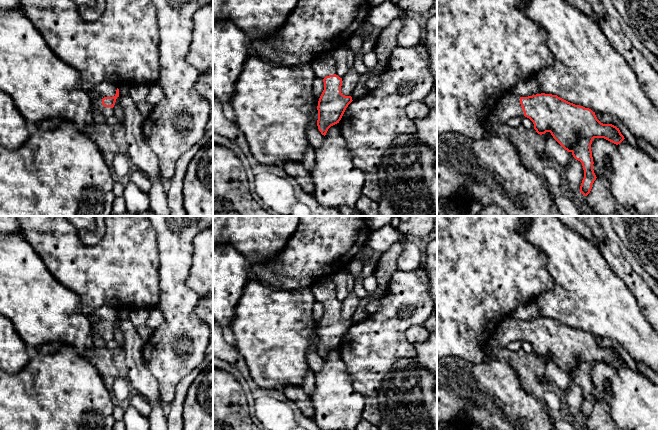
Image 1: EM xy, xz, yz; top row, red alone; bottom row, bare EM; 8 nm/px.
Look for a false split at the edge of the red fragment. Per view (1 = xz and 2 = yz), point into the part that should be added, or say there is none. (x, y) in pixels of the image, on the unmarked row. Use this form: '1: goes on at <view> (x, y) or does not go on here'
1: goes on at xz (324, 289)
2: goes on at yz (508, 331)

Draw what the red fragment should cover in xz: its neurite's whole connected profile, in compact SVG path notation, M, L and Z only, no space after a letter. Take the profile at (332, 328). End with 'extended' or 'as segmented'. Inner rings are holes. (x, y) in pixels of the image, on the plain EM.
M331 276L323 277L312 285L312 293L317 302L322 302L324 314L318 325L317 350L322 359L339 347L346 332L353 325L351 320L341 317L342 302L336 298L336 288Z | extended

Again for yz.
M506 316L497 326L496 339L501 348L515 341L527 341L540 359L550 356L553 362L580 385L584 402L580 416L587 420L596 404L591 368L594 362L604 362L616 369L625 362L619 352L601 347L589 332L570 327L557 319L536 318L519 321Z | extended

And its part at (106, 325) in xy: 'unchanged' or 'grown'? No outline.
grown

